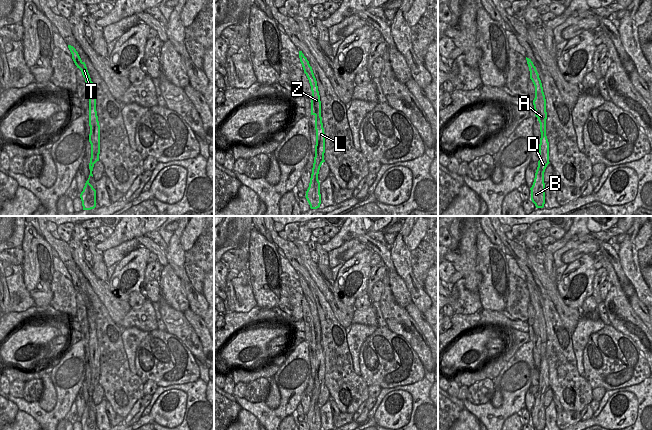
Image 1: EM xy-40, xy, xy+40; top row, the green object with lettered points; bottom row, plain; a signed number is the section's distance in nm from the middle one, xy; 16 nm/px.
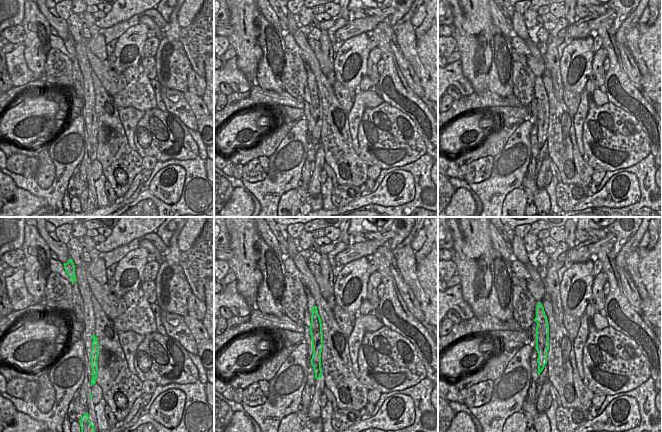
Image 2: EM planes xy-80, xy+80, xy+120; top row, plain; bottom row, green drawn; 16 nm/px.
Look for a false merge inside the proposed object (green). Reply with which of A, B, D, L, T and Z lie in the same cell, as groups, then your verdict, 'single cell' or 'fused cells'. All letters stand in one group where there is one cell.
groups A Z / B D L T; fused cells

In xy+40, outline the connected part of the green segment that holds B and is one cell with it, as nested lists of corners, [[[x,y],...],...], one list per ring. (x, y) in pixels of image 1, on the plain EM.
[[[546,356],[541,357],[539,368],[539,385],[535,397],[535,402],[531,414],[531,424],[535,430],[544,430],[545,428],[545,407],[544,396],[549,388],[549,366]]]

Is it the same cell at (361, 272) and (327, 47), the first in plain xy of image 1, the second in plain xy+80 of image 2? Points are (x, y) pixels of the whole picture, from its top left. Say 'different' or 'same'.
different

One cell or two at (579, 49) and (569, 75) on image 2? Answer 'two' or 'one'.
one

